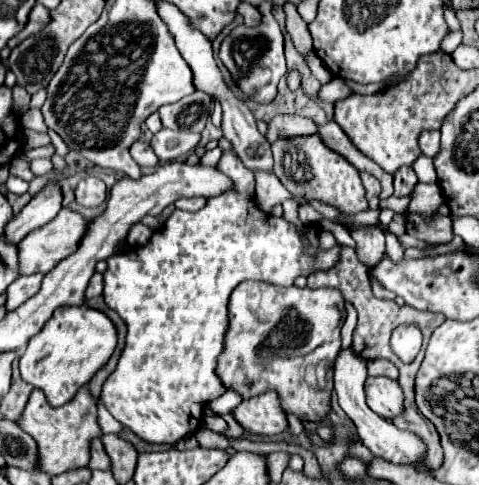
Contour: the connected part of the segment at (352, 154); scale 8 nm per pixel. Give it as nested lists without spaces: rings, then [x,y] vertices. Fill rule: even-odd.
[[[330,122],[330,124],[324,124],[320,126],[318,134],[322,136],[322,140],[326,142],[328,148],[332,148],[334,152],[342,154],[352,166],[356,166],[356,170],[360,172],[368,172],[372,176],[376,176],[382,184],[382,194],[380,194],[380,200],[386,200],[388,196],[392,196],[392,176],[388,172],[384,172],[376,162],[372,162],[370,158],[366,158],[352,142],[350,138],[346,136],[346,132],[342,128],[338,128],[336,122]]]

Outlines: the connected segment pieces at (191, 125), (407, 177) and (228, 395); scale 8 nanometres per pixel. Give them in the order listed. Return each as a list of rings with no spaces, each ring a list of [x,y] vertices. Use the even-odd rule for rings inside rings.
[[[200,90],[174,104],[158,108],[164,128],[184,132],[202,132],[210,112],[212,112],[212,98]]]
[[[410,166],[398,168],[394,174],[394,196],[408,196],[414,190],[414,184],[418,184],[418,178]]]
[[[226,391],[220,398],[210,402],[208,407],[217,415],[222,416],[238,406],[242,400],[242,397],[235,391]]]

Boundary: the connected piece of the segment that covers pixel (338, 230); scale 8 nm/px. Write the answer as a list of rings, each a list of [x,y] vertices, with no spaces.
[[[322,220],[322,222],[320,222],[320,226],[322,226],[322,228],[326,228],[326,230],[330,230],[339,244],[347,245],[355,249],[356,243],[354,239],[350,232],[343,226],[330,222],[330,220]]]

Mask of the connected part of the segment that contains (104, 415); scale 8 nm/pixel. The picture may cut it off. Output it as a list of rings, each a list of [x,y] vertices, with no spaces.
[[[101,401],[97,402],[98,406],[98,426],[102,430],[102,434],[110,434],[110,432],[120,432],[122,426],[112,418],[112,414],[106,410],[106,406]]]

